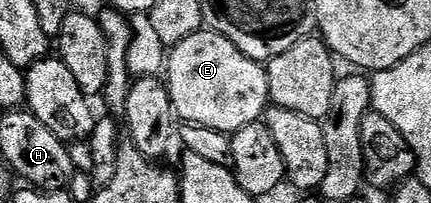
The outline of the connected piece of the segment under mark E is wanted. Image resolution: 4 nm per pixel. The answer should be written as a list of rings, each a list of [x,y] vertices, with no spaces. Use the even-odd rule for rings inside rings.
[[[201,29],[177,47],[171,48],[166,62],[166,82],[172,98],[172,107],[185,124],[197,123],[206,129],[234,133],[257,122],[269,106],[268,73],[257,60],[246,57],[224,35],[211,29]]]

